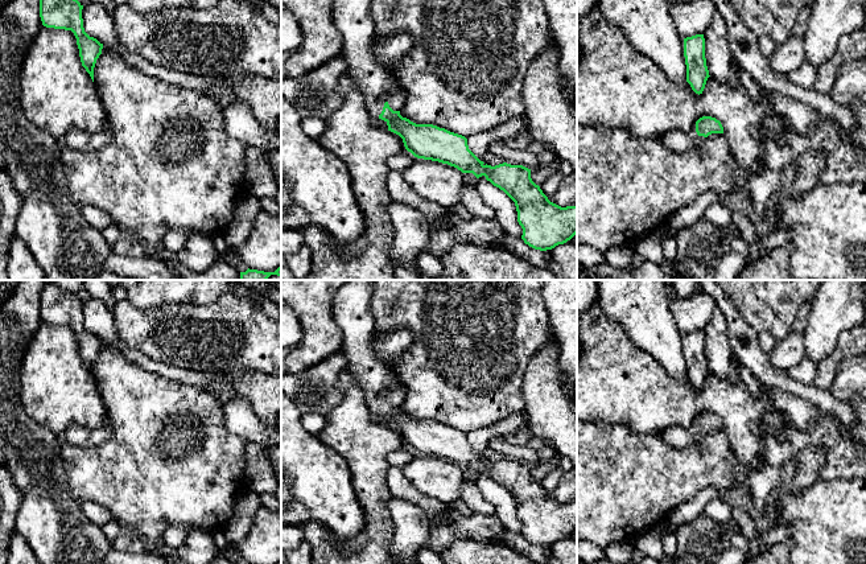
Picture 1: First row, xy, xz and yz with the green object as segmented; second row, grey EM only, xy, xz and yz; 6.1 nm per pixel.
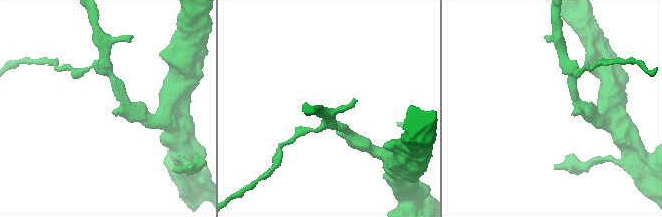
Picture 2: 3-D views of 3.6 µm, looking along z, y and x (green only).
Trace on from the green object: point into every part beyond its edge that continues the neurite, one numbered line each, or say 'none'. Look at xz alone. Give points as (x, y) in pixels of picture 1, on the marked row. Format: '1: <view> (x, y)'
1: xz (353, 19)

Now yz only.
1: yz (677, 141)

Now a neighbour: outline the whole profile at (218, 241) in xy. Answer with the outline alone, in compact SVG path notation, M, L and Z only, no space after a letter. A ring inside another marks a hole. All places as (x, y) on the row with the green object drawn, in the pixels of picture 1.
M215 232L211 238L211 242L215 247L215 251L219 254L220 258L223 258L224 254L228 251L228 244L226 243L222 232Z

